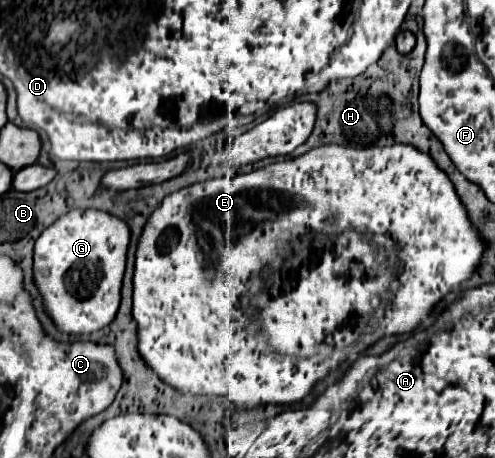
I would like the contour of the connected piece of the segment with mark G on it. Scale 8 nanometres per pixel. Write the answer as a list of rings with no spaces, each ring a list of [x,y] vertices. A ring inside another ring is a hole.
[[[75,208],[55,220],[35,242],[35,284],[49,316],[67,334],[89,334],[107,326],[119,308],[119,286],[125,272],[129,226],[101,210]],[[89,274],[89,292],[87,292]]]

